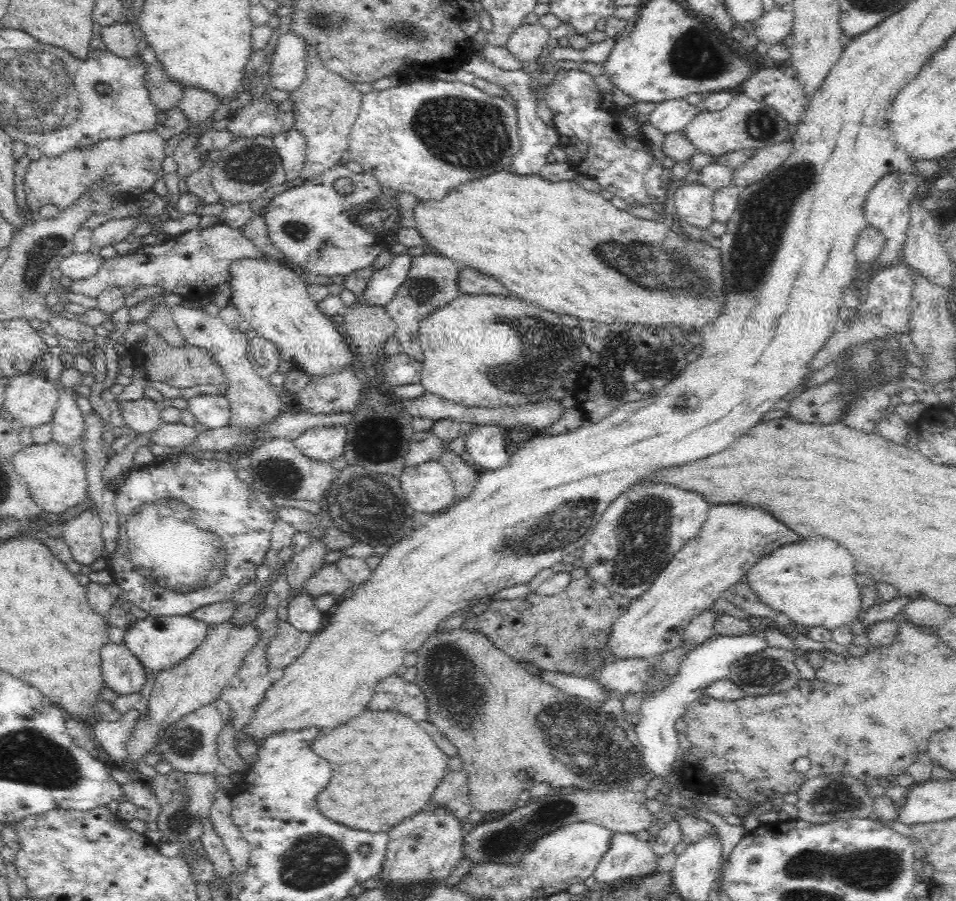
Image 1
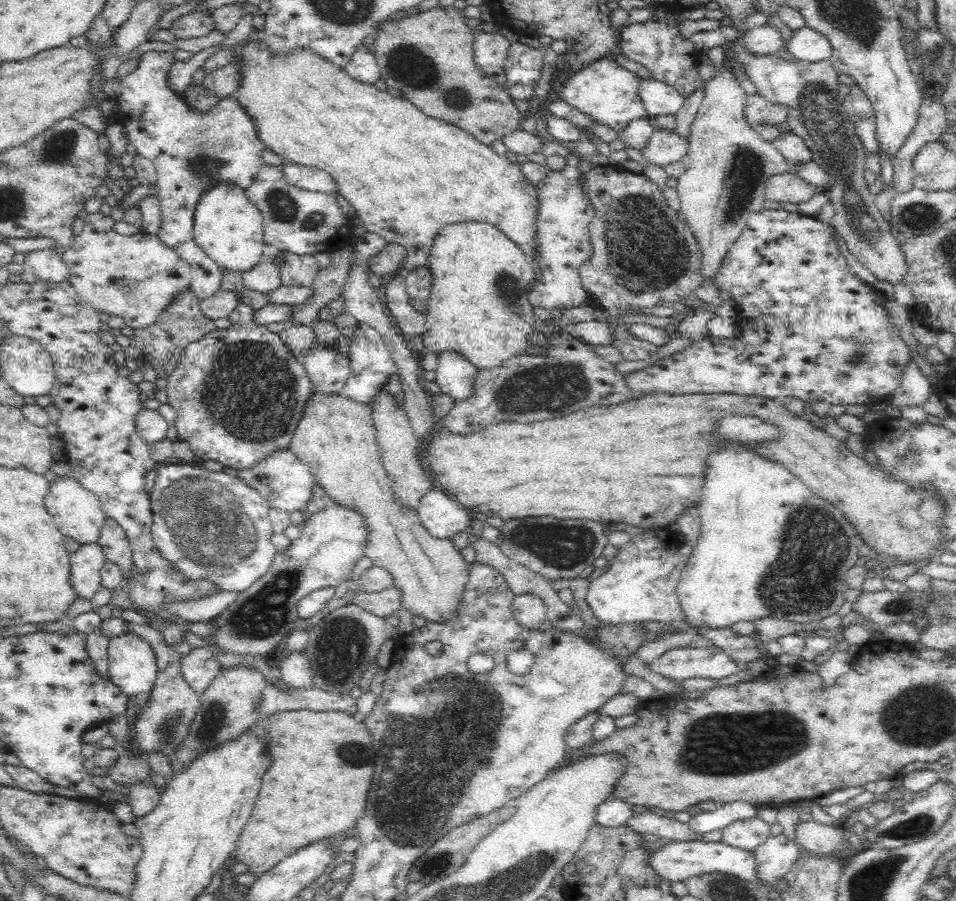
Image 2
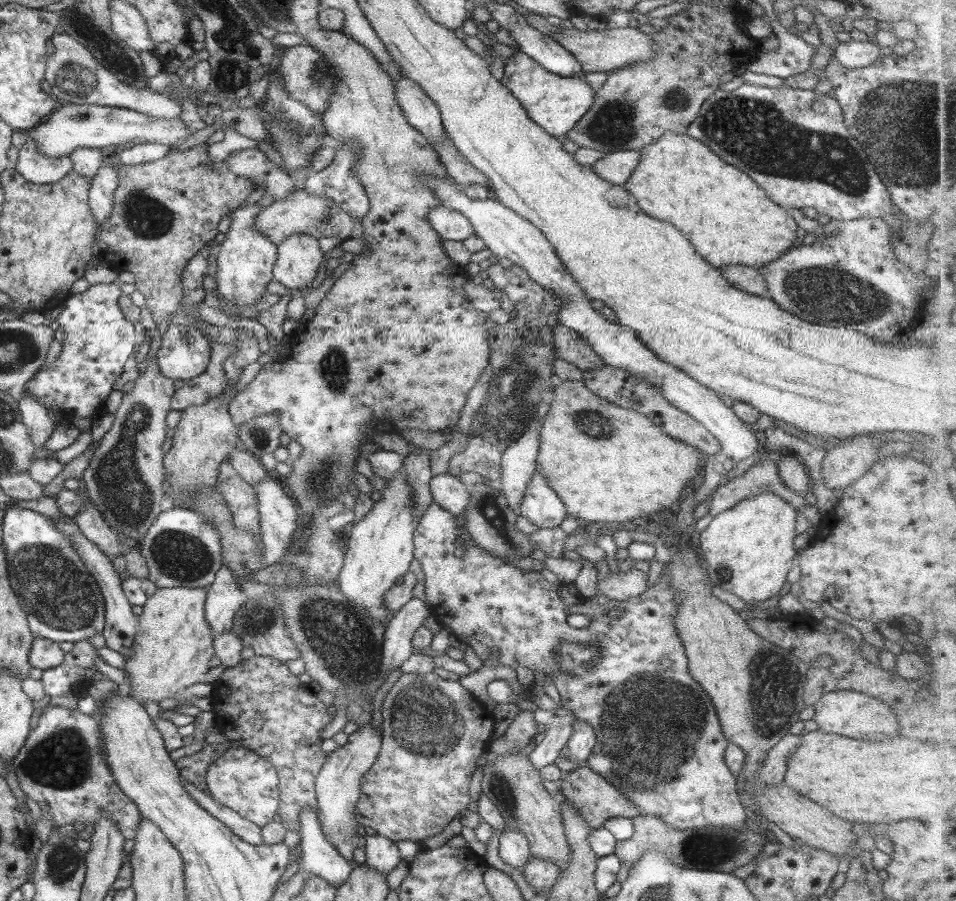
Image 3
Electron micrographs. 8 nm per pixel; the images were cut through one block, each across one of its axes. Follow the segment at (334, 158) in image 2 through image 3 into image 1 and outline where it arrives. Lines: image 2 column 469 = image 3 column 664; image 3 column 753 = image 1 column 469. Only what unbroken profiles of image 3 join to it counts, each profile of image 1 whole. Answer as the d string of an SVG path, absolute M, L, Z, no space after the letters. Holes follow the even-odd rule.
M502 170L490 178L468 182L460 188L453 190L450 196L442 202L425 201L419 202L414 212L415 228L425 241L425 246L433 246L438 254L447 256L456 261L466 269L473 269L493 277L502 283L509 291L512 291L522 302L534 305L548 312L573 316L580 320L601 322L602 324L639 324L648 327L675 326L681 328L682 332L692 331L700 334L700 326L708 326L712 320L724 314L726 304L726 283L723 276L723 265L721 262L720 249L716 243L710 244L692 237L682 238L672 230L671 224L667 222L642 220L634 217L628 212L614 208L610 201L605 200L600 194L586 191L576 182L560 181L553 183L536 176L516 176L509 170Z

